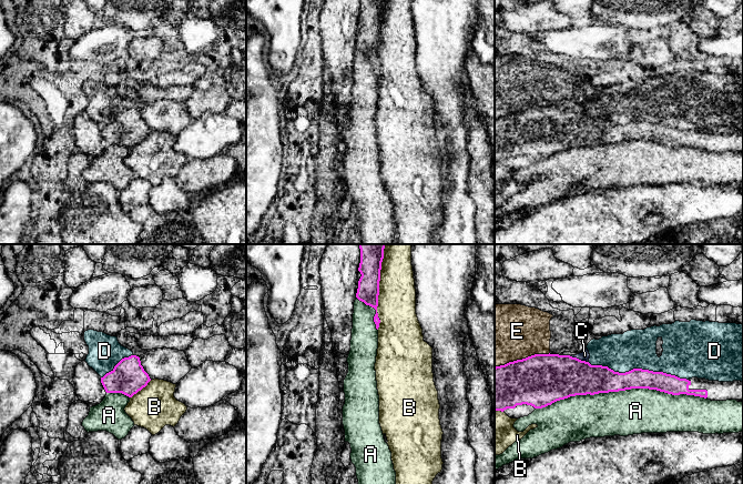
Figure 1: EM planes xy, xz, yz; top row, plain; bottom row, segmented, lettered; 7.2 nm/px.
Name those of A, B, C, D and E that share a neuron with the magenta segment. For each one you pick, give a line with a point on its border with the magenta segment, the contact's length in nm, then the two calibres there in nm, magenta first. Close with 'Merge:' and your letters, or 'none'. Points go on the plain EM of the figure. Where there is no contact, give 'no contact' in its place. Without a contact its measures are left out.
Merge: none

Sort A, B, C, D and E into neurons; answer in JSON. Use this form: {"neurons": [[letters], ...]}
{"neurons": [["A"], ["B"], ["C", "D"], ["E"]]}

